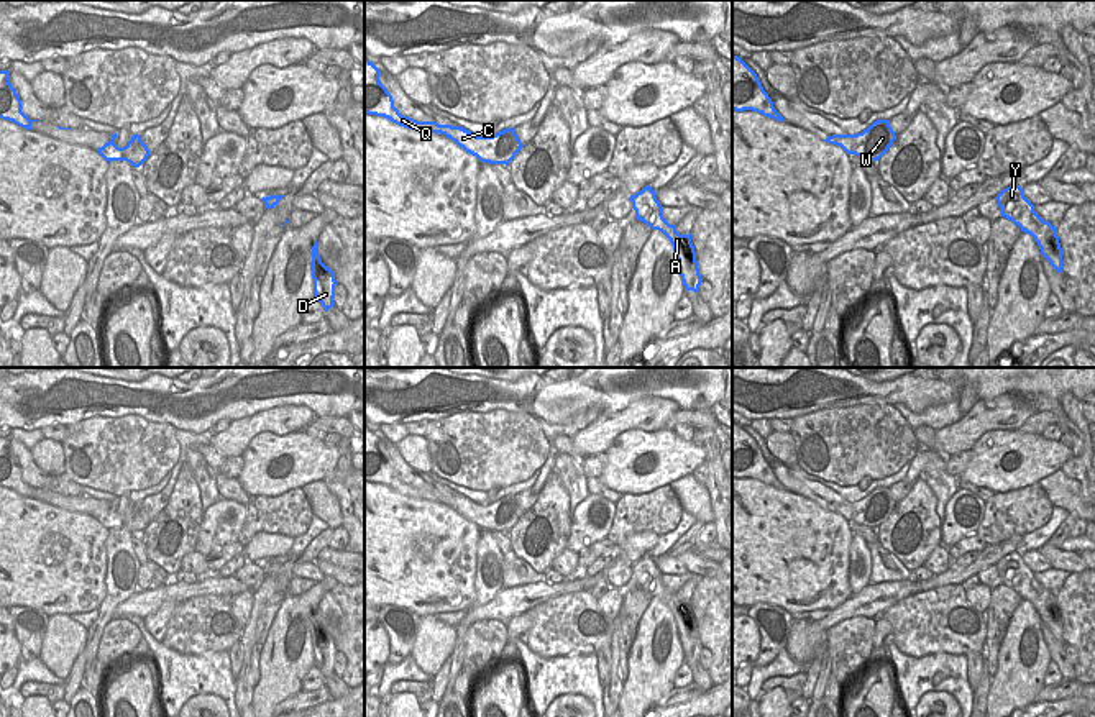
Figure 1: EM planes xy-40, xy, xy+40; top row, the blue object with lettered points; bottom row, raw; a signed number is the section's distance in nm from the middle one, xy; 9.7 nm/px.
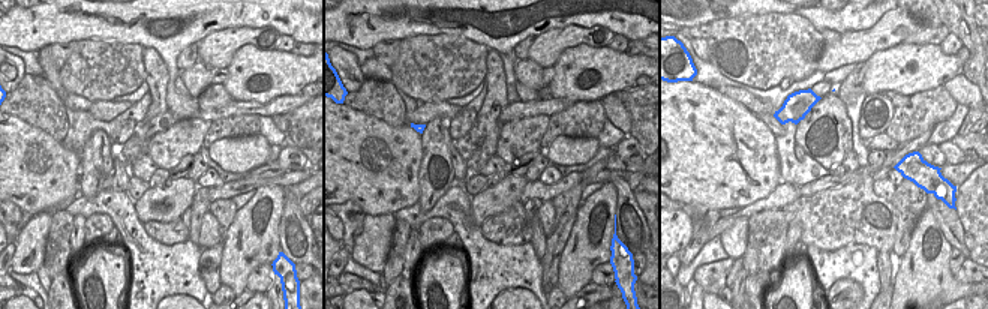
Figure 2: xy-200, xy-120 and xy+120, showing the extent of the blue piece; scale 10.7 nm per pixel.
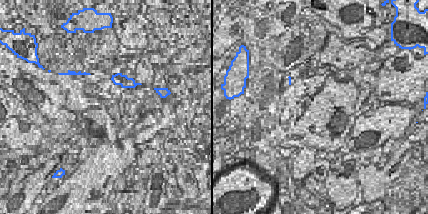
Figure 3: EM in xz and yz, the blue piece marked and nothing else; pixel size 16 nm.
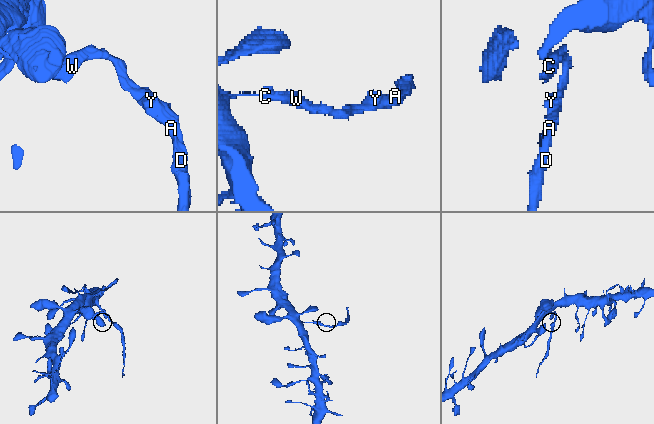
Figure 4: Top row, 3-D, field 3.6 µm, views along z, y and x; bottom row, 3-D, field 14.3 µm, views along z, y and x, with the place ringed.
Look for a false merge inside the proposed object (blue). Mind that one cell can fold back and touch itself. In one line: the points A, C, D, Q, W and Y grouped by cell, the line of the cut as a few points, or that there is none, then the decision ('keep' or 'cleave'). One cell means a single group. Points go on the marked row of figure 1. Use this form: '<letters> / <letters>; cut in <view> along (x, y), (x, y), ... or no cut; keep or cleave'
A C D W Y / Q; cut in xy along (455, 127), (450, 138); cleave

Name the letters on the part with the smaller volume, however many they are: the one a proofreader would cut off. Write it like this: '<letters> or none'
A, C, D, W, Y.

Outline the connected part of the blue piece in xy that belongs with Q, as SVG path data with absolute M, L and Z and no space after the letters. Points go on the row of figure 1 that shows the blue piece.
M364 59L364 113L384 116L404 128L427 130L432 133L445 135L447 138L453 136L455 126L451 125L438 125L437 121L417 121L401 115L394 107L392 95L379 82L379 74L381 71L373 62Z

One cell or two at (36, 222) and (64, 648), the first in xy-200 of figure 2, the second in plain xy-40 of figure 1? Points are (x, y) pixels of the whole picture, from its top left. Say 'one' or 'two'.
one

